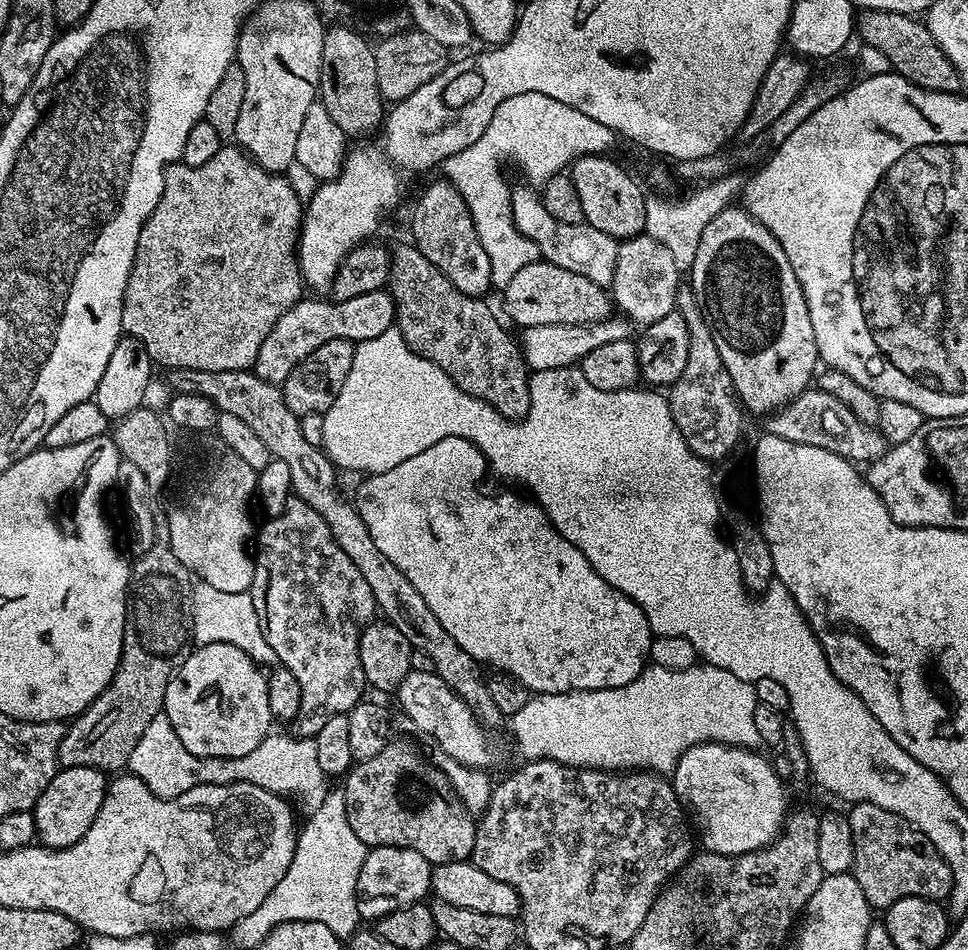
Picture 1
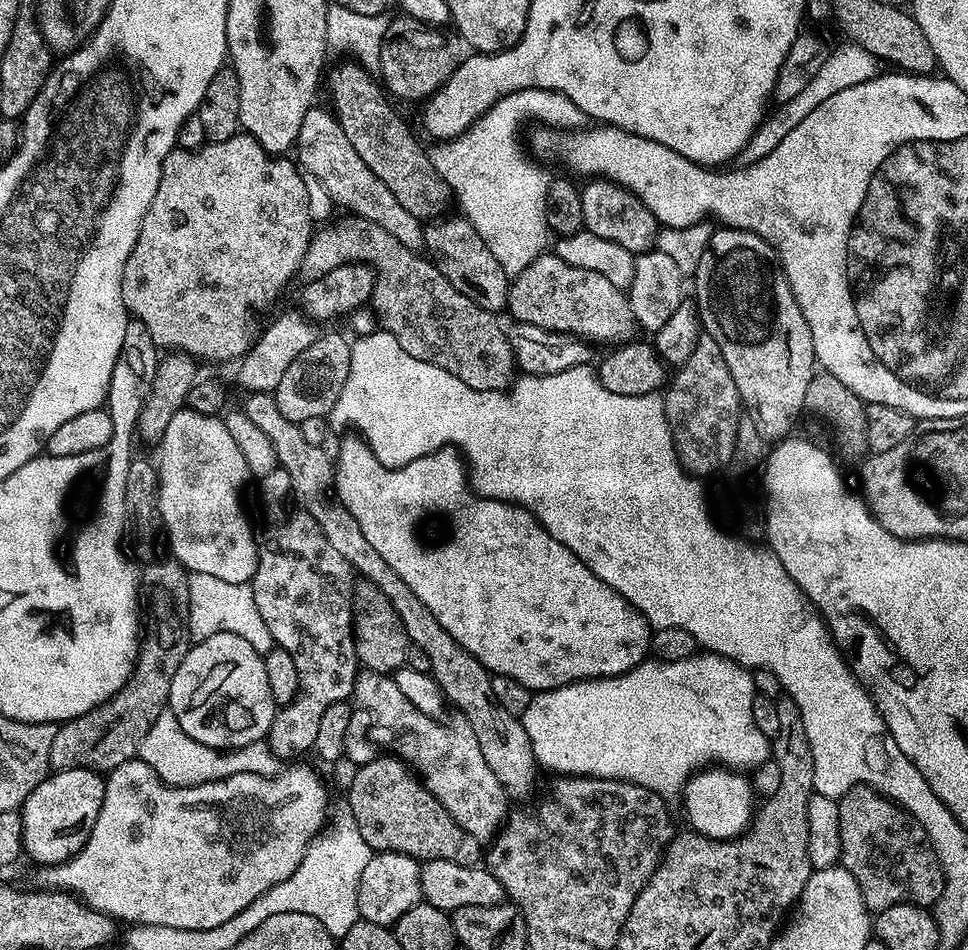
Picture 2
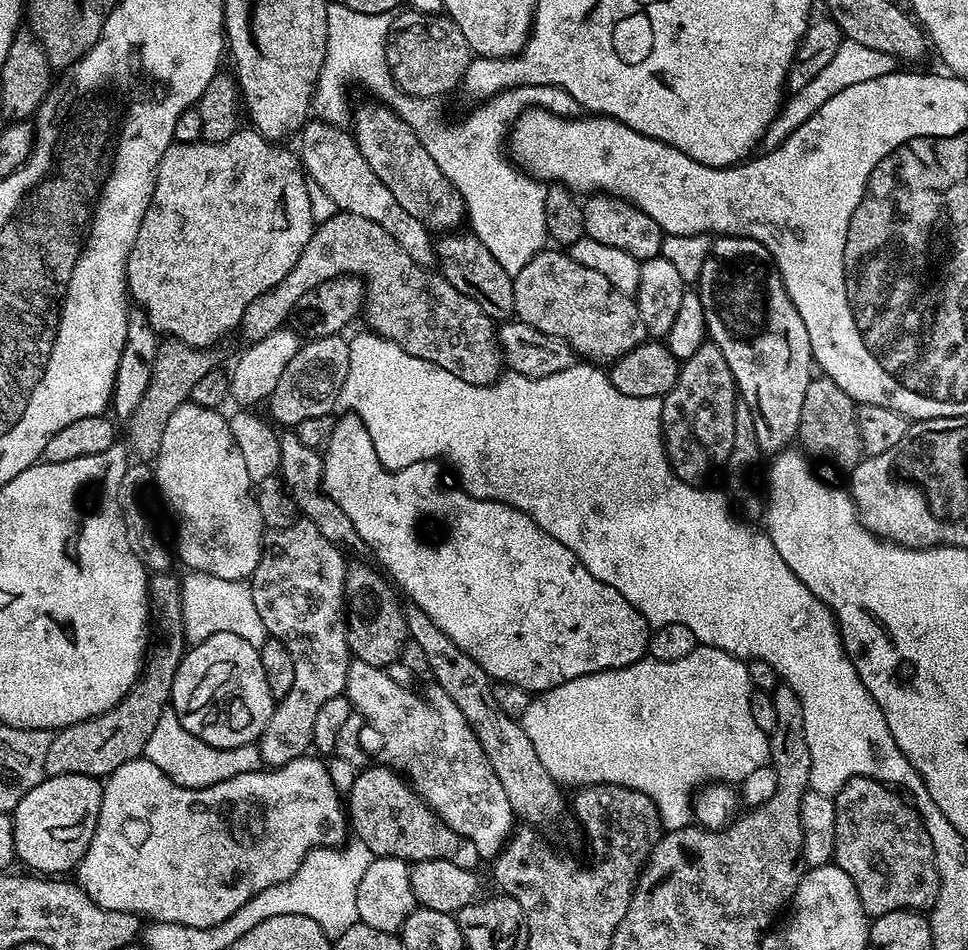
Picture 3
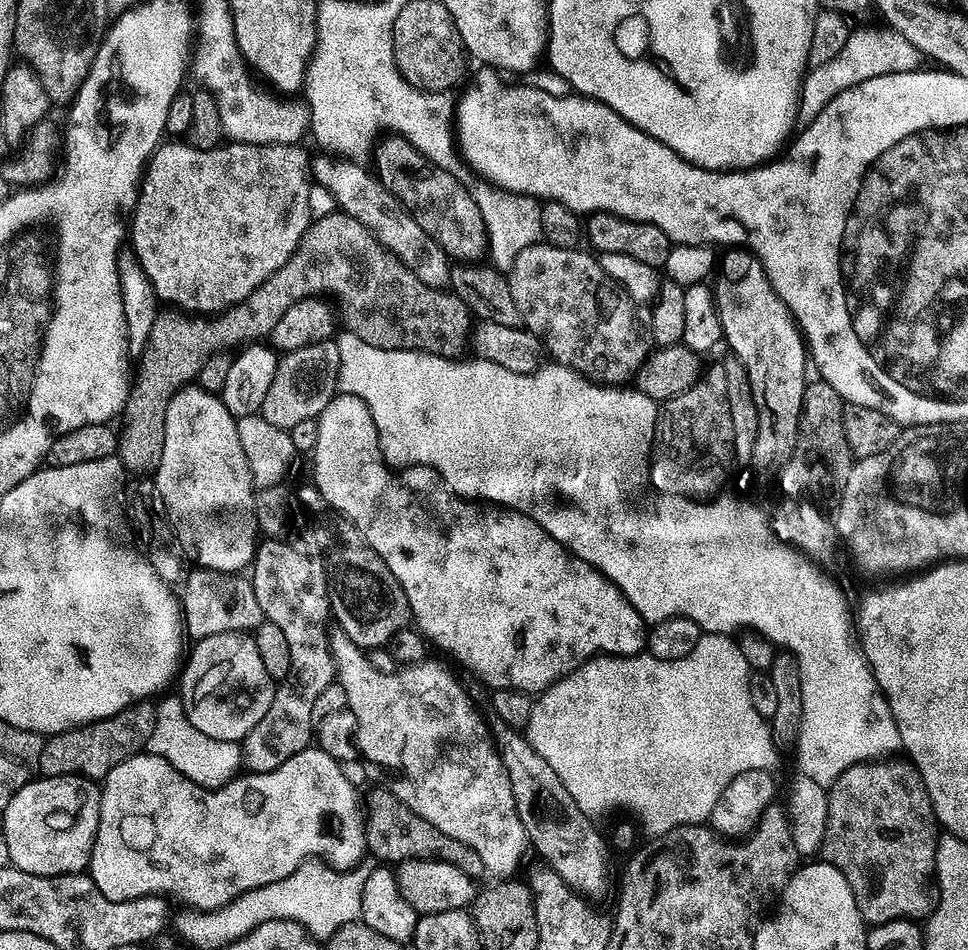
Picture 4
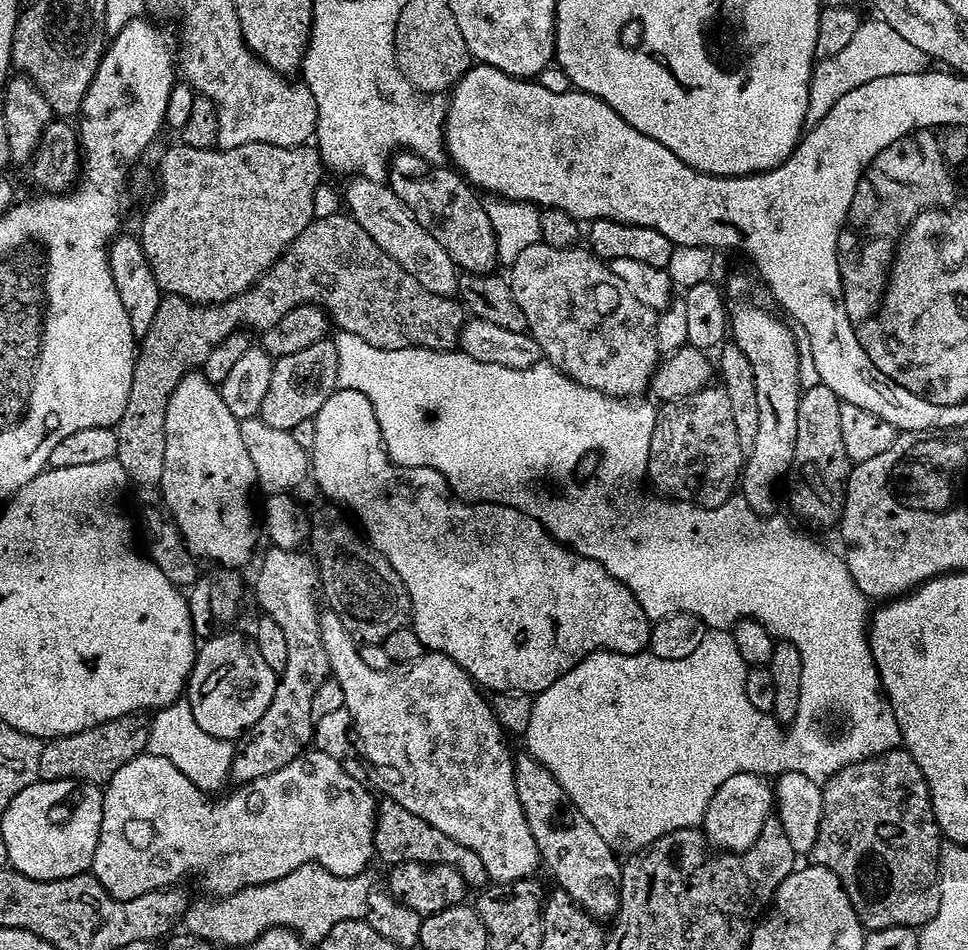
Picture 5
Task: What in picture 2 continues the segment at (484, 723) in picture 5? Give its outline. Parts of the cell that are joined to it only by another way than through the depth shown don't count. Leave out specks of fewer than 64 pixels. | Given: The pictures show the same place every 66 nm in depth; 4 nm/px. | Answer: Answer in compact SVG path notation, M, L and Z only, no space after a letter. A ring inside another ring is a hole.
M361 671L356 677L354 700L359 707L371 710L375 723L379 727L381 724L392 739L391 751L422 778L423 784L446 806L462 830L482 842L491 841L504 822L510 803L498 778L494 778L494 770L486 766L476 739L463 731L451 732L437 719L420 712L402 694L395 679L383 672Z

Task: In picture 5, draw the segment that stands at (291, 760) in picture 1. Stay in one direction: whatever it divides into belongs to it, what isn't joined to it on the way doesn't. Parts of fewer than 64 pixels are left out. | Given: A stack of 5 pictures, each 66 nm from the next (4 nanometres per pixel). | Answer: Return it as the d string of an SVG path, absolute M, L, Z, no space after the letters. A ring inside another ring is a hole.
M181 698L165 708L155 709L151 713L148 725L147 755L166 758L194 782L205 794L212 794L220 787L224 779L229 779L232 771L234 748L227 740L219 740L214 734L207 733L194 718L192 707L187 699Z

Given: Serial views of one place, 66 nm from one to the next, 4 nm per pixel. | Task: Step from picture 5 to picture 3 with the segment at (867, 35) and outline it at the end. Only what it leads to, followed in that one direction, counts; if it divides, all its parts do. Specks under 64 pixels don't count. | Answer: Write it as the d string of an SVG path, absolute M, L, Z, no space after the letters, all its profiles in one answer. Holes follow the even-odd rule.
M844 39L838 46L838 54L834 54L831 62L812 81L806 82L806 86L802 86L802 90L791 93L783 101L780 111L772 120L772 125L764 132L763 151L772 152L778 146L782 146L782 142L786 142L786 138L790 134L794 134L794 130L798 130L798 126L802 126L802 122L806 122L806 118L810 118L821 106L830 102L830 98L834 98L834 94L839 94L842 90L855 86L857 82L870 82L870 78L889 76L891 72L897 71L897 68L896 57L882 54L882 50L872 50L870 46L862 46L862 42Z

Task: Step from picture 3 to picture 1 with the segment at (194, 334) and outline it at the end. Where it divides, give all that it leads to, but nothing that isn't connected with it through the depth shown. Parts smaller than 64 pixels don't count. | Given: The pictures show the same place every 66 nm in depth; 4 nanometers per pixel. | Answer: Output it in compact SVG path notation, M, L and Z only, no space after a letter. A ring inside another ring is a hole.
M221 146L208 162L195 168L181 162L169 164L164 170L164 189L162 198L158 198L158 206L150 214L150 218L142 226L142 234L138 234L134 262L130 270L130 278L124 291L122 306L122 329L131 339L137 340L148 352L153 365L165 364L165 369L189 368L199 372L221 372L222 370L251 369L258 358L258 350L262 342L274 329L282 314L295 306L302 299L302 281L300 278L300 261L298 259L298 241L300 238L300 221L302 219L302 201L291 188L287 175L266 171L258 166L252 157L239 146Z

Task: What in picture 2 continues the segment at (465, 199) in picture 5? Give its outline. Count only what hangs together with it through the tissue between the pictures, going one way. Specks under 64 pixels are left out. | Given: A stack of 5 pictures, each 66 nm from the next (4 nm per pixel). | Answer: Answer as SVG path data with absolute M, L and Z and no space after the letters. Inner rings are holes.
M354 63L336 64L333 68L331 65L327 69L326 88L328 84L328 92L332 95L331 111L346 133L350 146L358 150L358 158L366 162L368 169L382 181L386 190L390 190L390 194L394 194L394 198L398 198L405 210L410 210L410 214L422 222L427 221L441 213L448 200L450 202L446 182L438 170L434 170L426 148L416 141L403 118L392 109L393 101L386 95L381 81L373 73L372 77L363 63Z

